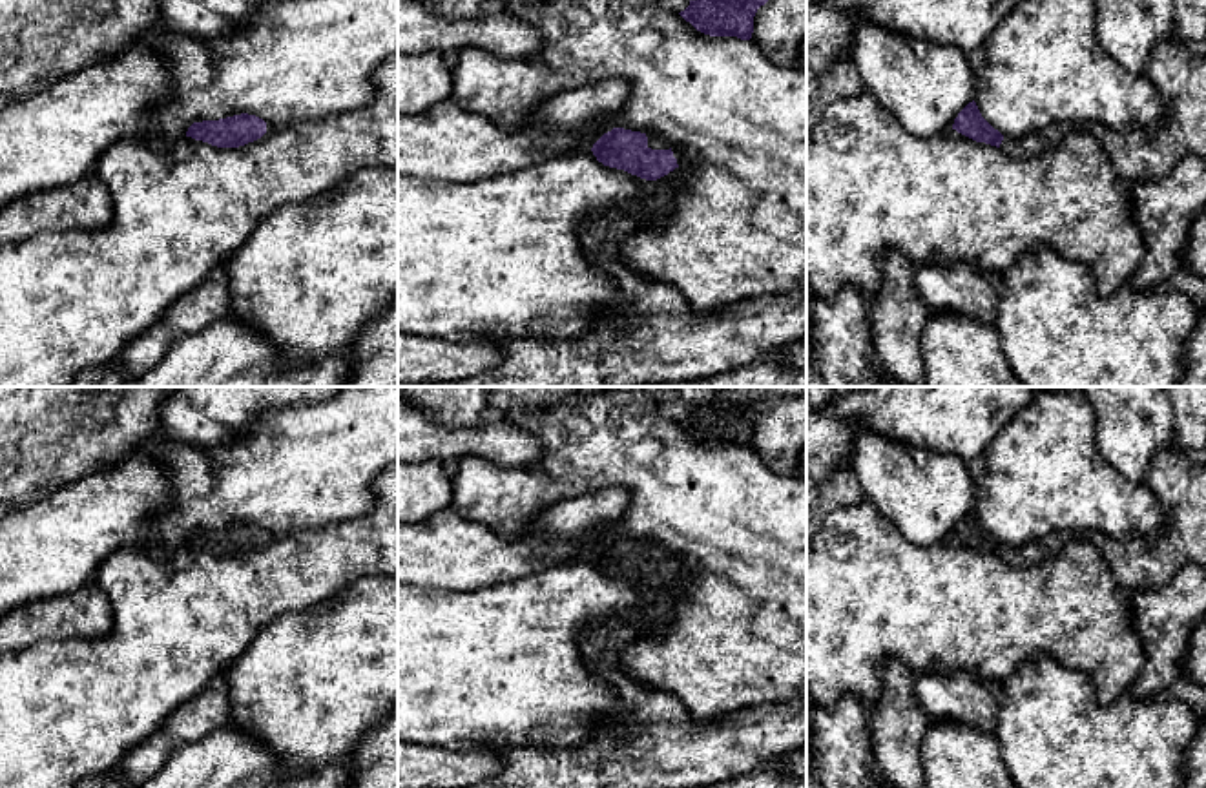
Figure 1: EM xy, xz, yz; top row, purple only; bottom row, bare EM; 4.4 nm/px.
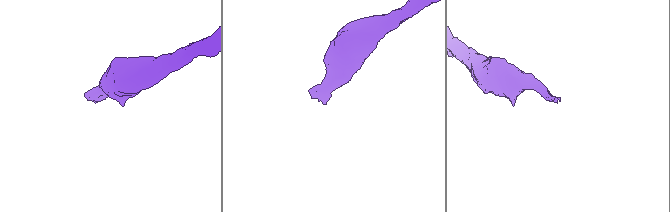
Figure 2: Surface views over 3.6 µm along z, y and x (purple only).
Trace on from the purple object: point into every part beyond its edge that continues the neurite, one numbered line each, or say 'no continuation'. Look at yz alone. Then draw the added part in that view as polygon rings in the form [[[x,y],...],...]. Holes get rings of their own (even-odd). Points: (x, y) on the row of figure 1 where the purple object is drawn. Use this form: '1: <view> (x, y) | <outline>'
1: yz (1037, 143) | [[[1058,122],[1022,139],[1003,137],[1000,150],[1016,159],[1033,159],[1056,148],[1076,128],[1080,128],[1080,124]]]

